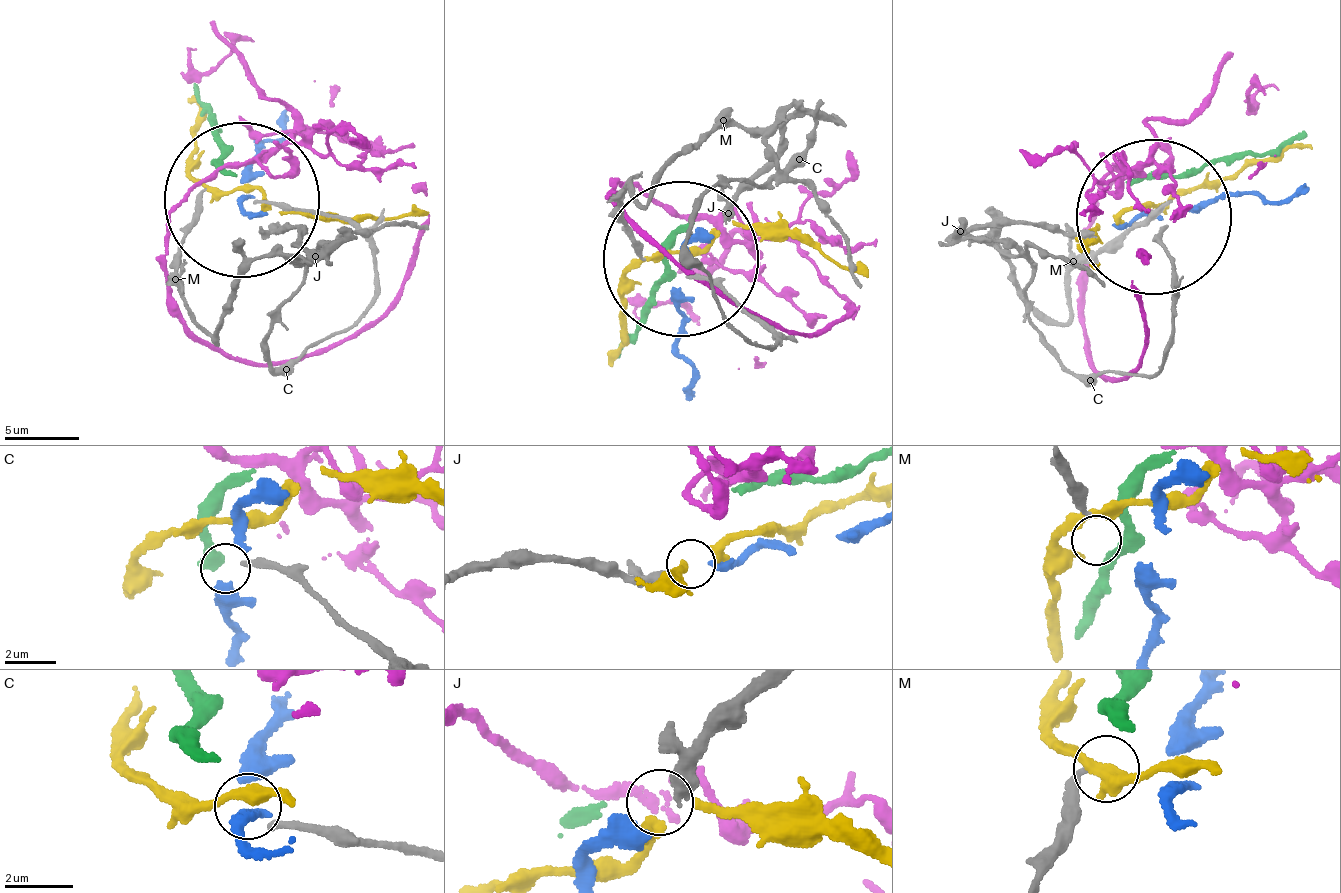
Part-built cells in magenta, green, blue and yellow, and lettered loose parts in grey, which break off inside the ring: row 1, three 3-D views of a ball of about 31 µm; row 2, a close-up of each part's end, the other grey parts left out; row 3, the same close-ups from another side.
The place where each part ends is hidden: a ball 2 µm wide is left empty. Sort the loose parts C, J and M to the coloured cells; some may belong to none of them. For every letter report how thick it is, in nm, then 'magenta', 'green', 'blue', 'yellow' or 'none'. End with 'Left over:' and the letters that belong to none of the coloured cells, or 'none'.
C: 240 nm | none
J: 550 nm | blue
M: 240 nm | none
Left over: C, M

